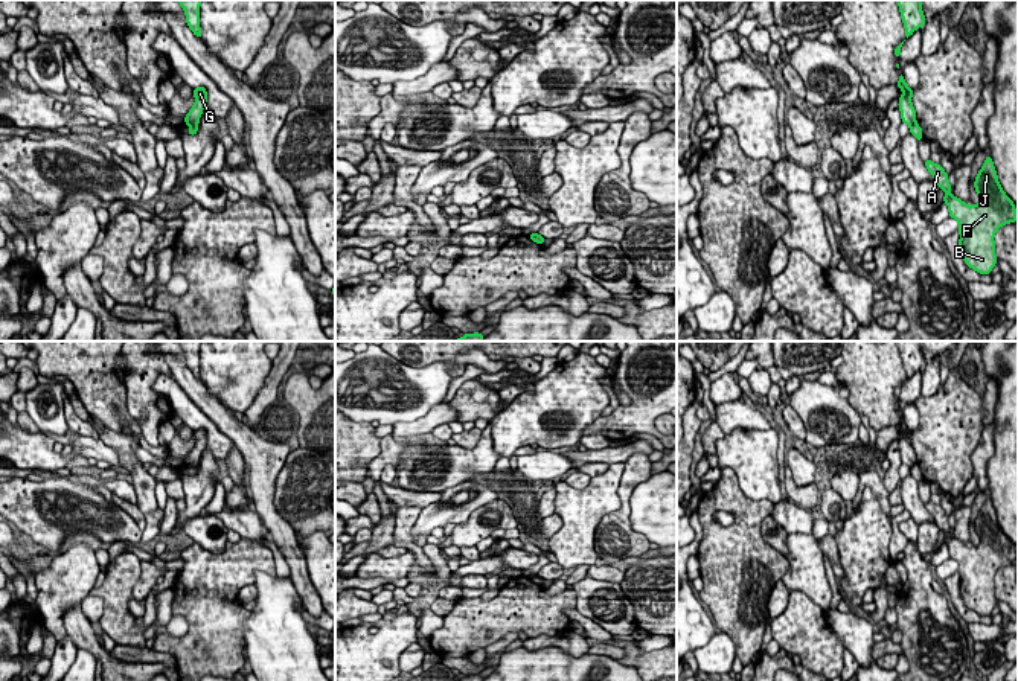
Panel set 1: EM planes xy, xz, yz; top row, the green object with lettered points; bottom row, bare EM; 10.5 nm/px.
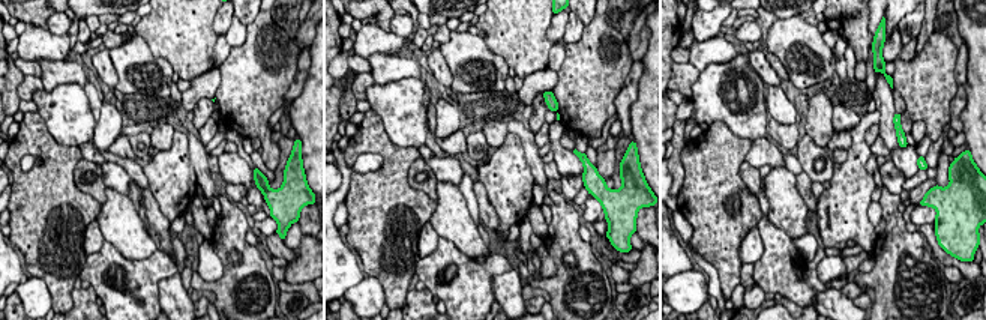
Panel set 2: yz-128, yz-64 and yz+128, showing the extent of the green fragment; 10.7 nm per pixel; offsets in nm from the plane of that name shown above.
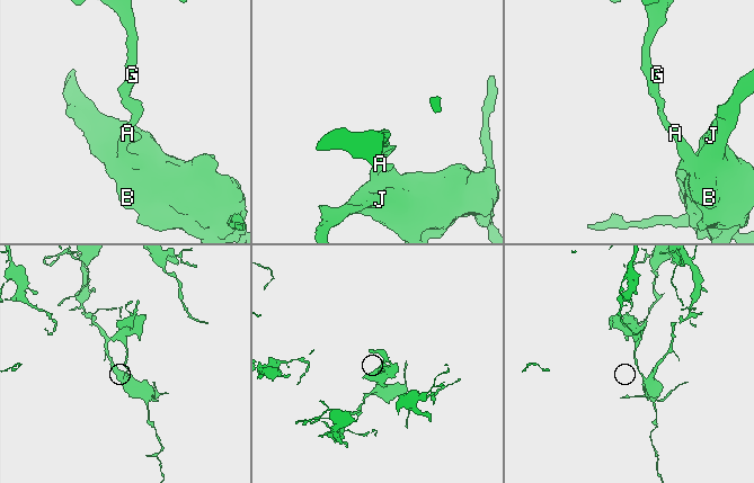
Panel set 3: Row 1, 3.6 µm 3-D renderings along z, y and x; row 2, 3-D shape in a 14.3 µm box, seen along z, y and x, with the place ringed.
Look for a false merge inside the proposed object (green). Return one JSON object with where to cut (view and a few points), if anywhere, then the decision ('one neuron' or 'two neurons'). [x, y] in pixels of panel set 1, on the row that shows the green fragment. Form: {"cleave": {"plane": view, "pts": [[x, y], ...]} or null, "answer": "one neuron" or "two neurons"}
{"cleave": {"plane": "yz", "pts": [[916, 122], [910, 127]]}, "answer": "two neurons"}

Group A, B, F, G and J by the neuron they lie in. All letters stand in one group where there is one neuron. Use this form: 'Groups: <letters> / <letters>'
Groups: A B F J / G

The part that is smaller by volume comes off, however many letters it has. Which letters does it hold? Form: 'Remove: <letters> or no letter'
Remove: G

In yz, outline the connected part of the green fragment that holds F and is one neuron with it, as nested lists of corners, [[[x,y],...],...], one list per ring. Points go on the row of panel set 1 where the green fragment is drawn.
[[[991,155],[975,177],[974,186],[980,203],[972,206],[951,195],[948,174],[942,165],[927,160],[925,166],[939,189],[945,190],[943,203],[948,204],[949,216],[959,222],[959,245],[965,264],[980,274],[991,274],[997,265],[994,236],[1001,225],[1015,222],[1018,218],[1013,201],[998,183]]]

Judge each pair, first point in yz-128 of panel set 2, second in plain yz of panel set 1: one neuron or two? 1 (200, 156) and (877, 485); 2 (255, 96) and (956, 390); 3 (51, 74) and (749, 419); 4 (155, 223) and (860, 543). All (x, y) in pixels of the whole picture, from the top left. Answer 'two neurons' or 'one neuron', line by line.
1: one neuron
2: one neuron
3: one neuron
4: two neurons

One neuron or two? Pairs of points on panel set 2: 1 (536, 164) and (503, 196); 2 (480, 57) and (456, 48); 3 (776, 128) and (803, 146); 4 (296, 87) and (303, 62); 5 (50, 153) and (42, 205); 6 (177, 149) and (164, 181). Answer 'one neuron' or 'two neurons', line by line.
1: two neurons
2: one neuron
3: two neurons
4: one neuron
5: one neuron
6: one neuron

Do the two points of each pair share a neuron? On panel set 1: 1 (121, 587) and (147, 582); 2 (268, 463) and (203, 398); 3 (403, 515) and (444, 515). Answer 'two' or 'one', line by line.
1: two
2: one
3: two

